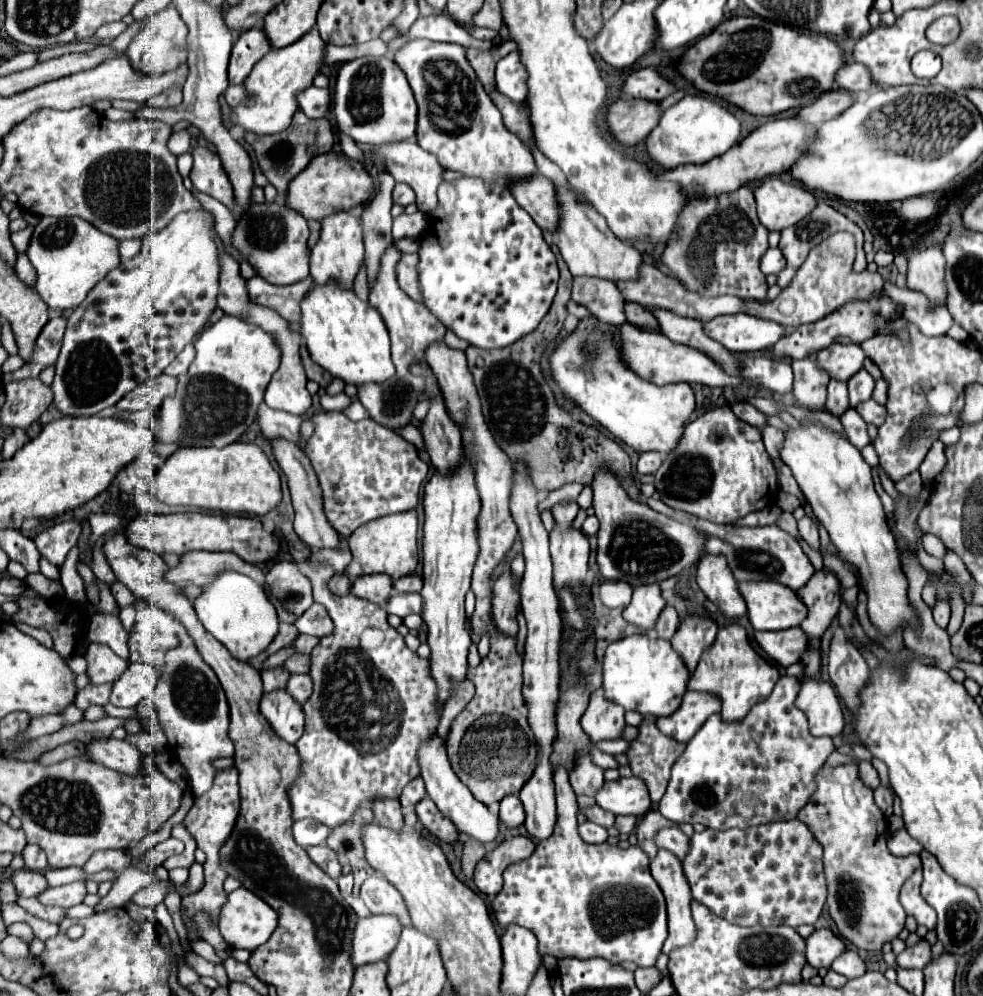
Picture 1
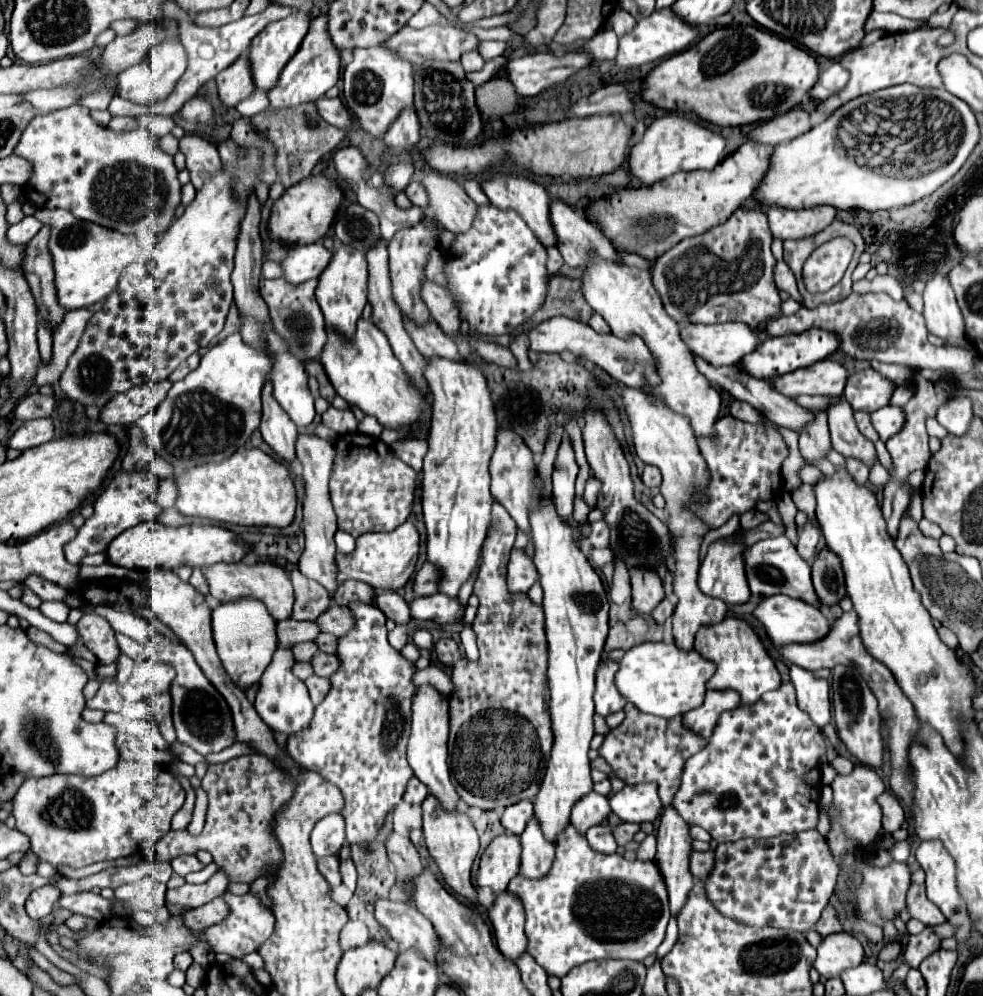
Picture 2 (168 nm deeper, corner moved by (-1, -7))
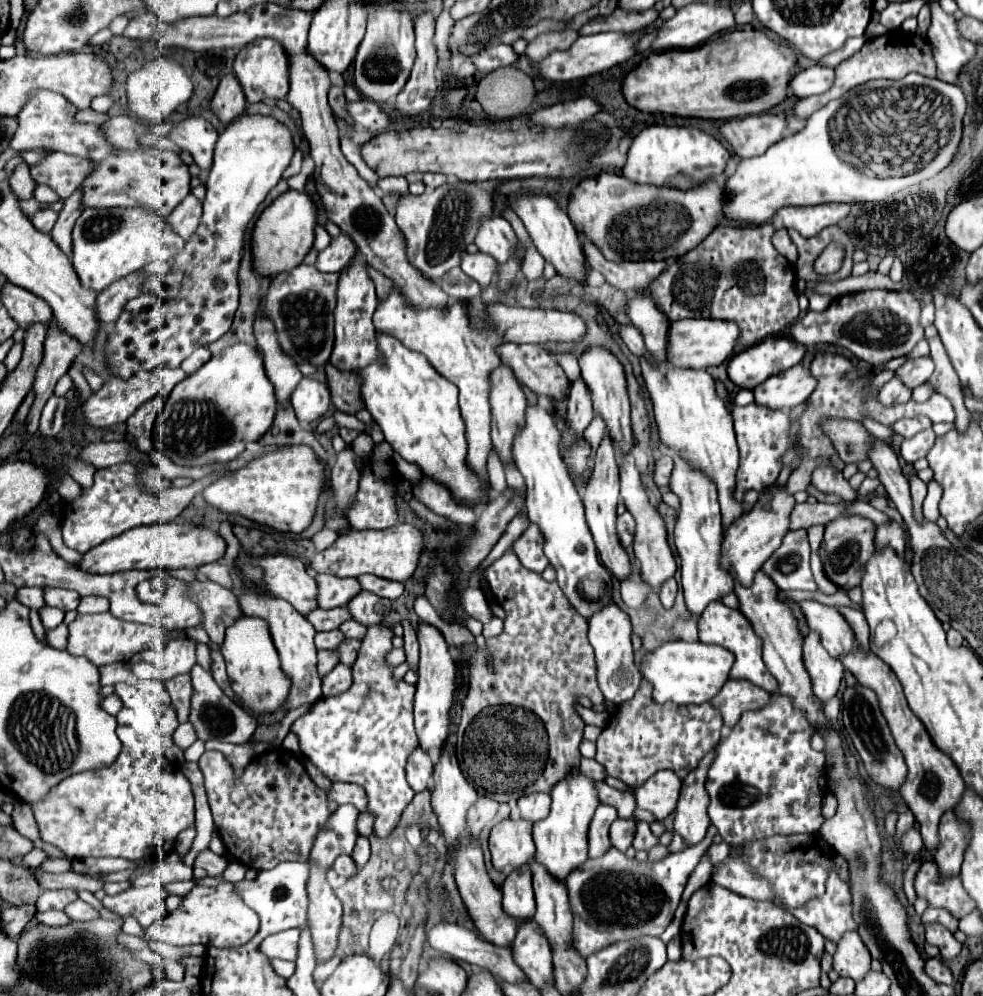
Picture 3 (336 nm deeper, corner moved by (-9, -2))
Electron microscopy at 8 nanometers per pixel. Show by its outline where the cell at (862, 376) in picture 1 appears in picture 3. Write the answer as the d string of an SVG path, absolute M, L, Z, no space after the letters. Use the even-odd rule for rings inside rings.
M925 355L925 357L919 357L919 359L907 361L907 363L897 371L897 375L905 381L905 385L911 385L911 389L915 389L917 385L925 383L925 381L931 377L933 369L935 369L935 365L933 365L931 355Z

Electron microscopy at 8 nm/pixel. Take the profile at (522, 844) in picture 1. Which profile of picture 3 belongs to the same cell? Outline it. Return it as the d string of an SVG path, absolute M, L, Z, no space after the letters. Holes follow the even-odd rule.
M505 819L491 829L489 851L495 869L511 873L523 863L529 863L535 853L531 825L525 819Z

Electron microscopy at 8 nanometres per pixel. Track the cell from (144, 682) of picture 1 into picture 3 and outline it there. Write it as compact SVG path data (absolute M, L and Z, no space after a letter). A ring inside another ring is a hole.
M171 639L161 651L147 651L145 655L141 655L141 659L153 663L159 669L161 679L167 681L179 673L189 673L195 667L195 649L195 639Z

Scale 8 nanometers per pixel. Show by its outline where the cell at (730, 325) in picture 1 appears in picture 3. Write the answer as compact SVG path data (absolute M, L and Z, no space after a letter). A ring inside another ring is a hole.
M681 319L669 323L669 345L667 361L675 367L685 369L707 369L725 363L735 353L735 343L739 337L737 325L719 319Z

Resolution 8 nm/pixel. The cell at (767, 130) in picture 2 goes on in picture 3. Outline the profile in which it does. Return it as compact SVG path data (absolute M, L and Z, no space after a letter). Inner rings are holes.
M773 113L747 115L721 123L719 133L727 139L739 159L749 159L765 153L785 135L785 117Z

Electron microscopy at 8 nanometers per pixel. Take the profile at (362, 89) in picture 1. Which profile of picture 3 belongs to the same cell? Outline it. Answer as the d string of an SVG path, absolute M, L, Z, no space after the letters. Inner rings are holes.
M393 3L373 5L373 11L367 21L365 39L359 45L357 57L353 61L355 67L355 85L359 93L377 103L385 103L397 97L405 81L409 79L413 61L415 61L415 33L413 19L409 11L397 9Z

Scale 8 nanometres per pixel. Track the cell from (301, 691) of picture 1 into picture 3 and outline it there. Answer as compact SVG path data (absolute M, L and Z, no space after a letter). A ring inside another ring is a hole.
M339 663L329 675L323 677L323 697L341 695L341 693L345 693L351 687L351 683L353 683L351 667Z

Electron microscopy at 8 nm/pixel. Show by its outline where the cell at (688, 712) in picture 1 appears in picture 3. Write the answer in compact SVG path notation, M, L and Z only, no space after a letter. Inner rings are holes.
M727 681L723 689L711 699L721 709L727 727L733 727L745 711L757 711L771 703L771 693L749 681Z

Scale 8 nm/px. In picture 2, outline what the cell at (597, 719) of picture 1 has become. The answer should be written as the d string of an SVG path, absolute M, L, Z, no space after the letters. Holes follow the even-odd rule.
M609 662L599 666L597 670L597 690L595 690L595 712L601 718L607 718L613 712L623 710L625 700L621 698L621 694L617 694L617 688L613 686L613 676L617 672L617 664Z

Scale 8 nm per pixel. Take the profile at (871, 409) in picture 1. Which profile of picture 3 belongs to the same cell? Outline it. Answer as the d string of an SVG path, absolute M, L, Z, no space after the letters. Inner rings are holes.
M913 417L913 419L901 419L901 421L897 421L897 423L893 425L893 429L895 429L895 433L903 435L905 439L909 439L909 437L917 435L919 431L929 429L931 425L933 425L933 423L929 421L929 417Z

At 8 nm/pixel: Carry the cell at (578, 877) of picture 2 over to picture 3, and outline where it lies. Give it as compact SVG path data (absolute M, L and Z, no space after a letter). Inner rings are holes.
M710 824L701 843L681 851L671 853L659 863L639 863L637 859L625 857L625 853L611 849L601 859L589 859L581 869L573 871L567 879L569 903L575 917L575 947L583 957L607 947L615 941L641 937L641 935L661 935L671 923L673 913L681 901L685 883L695 871L703 851L713 843L717 829Z

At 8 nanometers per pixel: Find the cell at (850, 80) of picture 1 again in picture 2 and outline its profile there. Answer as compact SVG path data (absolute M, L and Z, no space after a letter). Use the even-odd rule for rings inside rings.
M835 62L831 68L821 72L817 86L811 90L811 96L815 100L827 100L833 94L841 92L847 86L847 82L849 82L849 72L839 62Z

